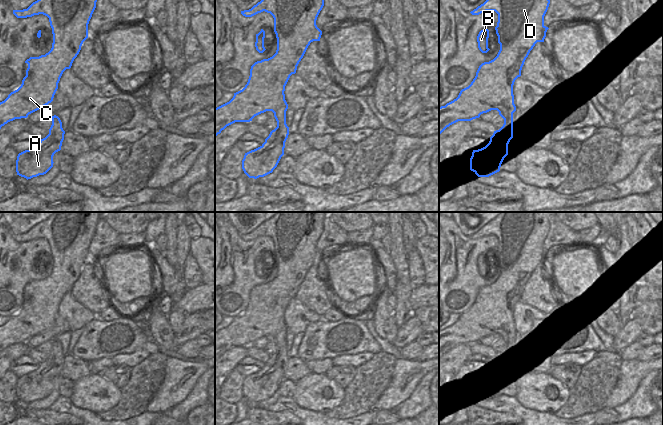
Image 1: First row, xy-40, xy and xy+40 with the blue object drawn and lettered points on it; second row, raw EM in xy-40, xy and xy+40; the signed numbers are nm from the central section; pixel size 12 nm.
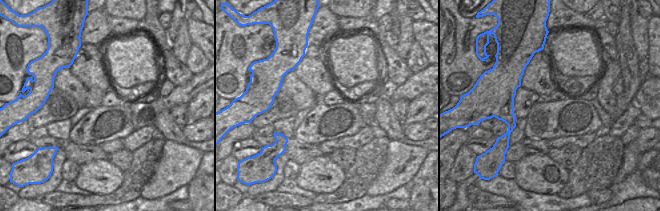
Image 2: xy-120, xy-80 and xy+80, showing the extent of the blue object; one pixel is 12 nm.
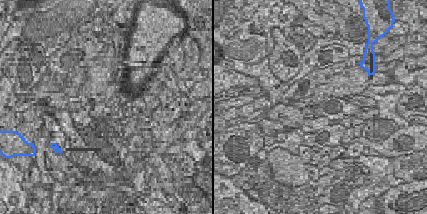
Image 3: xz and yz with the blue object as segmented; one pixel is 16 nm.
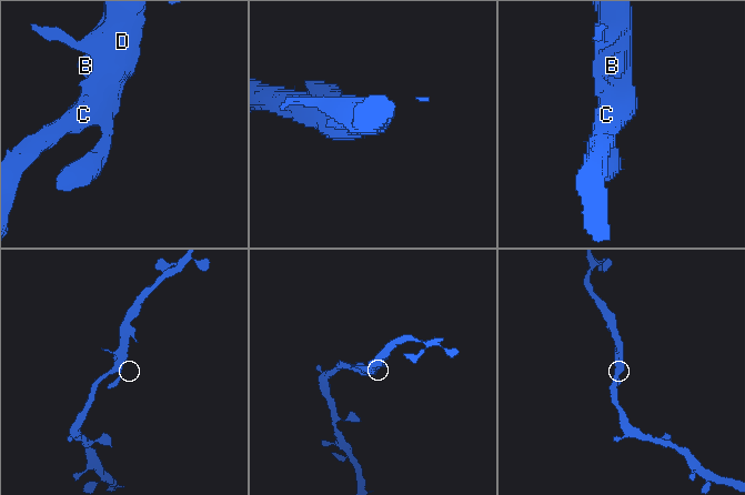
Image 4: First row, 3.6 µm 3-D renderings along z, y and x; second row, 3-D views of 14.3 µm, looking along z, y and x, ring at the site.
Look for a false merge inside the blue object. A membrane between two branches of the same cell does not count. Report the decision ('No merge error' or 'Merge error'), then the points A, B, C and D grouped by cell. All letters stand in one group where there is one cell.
No merge error. Groups: A B C D.

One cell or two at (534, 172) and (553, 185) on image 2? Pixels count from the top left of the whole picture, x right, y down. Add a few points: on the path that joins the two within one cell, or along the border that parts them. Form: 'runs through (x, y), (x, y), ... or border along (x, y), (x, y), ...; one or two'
runs through (539, 175), (548, 182); one

